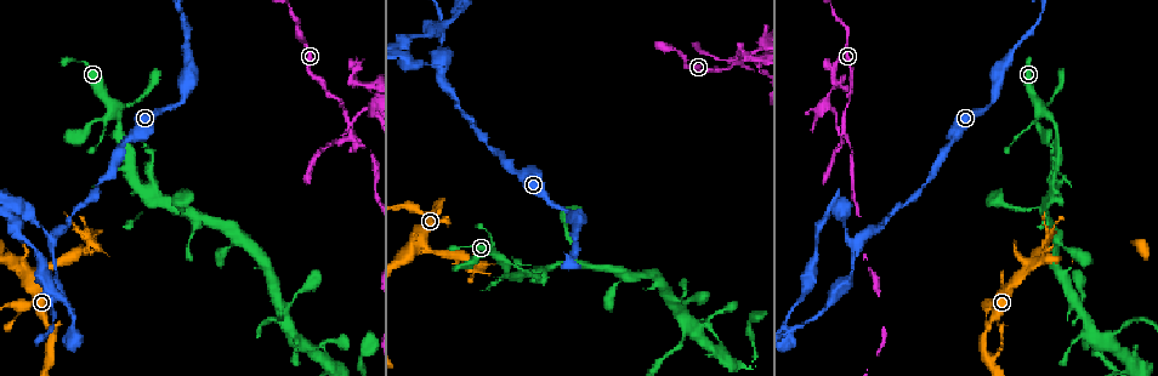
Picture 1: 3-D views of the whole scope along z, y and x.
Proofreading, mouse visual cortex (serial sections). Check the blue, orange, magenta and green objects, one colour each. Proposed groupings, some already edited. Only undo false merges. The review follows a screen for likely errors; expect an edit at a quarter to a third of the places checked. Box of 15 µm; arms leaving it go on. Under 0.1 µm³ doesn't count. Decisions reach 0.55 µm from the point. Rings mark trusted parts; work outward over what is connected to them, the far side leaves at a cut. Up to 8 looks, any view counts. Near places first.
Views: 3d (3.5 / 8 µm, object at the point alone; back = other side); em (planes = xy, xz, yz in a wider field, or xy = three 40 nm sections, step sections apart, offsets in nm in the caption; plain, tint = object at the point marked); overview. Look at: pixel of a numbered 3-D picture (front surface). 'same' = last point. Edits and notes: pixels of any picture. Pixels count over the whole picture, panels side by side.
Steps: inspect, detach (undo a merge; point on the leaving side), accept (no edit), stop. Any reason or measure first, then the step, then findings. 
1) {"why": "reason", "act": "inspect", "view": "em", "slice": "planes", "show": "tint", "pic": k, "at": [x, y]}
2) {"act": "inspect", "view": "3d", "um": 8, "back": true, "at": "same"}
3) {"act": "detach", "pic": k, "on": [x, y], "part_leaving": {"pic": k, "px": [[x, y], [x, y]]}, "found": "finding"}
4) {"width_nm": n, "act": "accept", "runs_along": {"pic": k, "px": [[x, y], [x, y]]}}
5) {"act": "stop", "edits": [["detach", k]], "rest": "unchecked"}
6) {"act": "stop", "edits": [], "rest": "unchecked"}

{"why": "three arms meet", "act": "inspect", "view": "3d", "um": 3.5, "pic": 1, "at": [737, 60]}

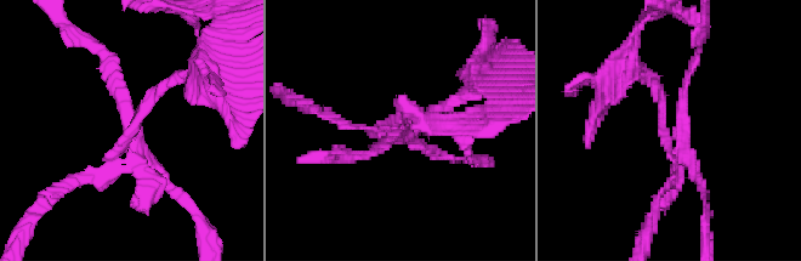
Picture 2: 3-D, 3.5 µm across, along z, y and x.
{"act": "detach", "pic": 2, "on": [152, 199], "part_leaving": {"pic": 2, "px": [[128, 138], [160, 86], [205, 68]]}, "found": "a second cell is stuck on"}

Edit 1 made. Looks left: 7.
{"why": "see it whole again", "act": "inspect", "view": "overview"}

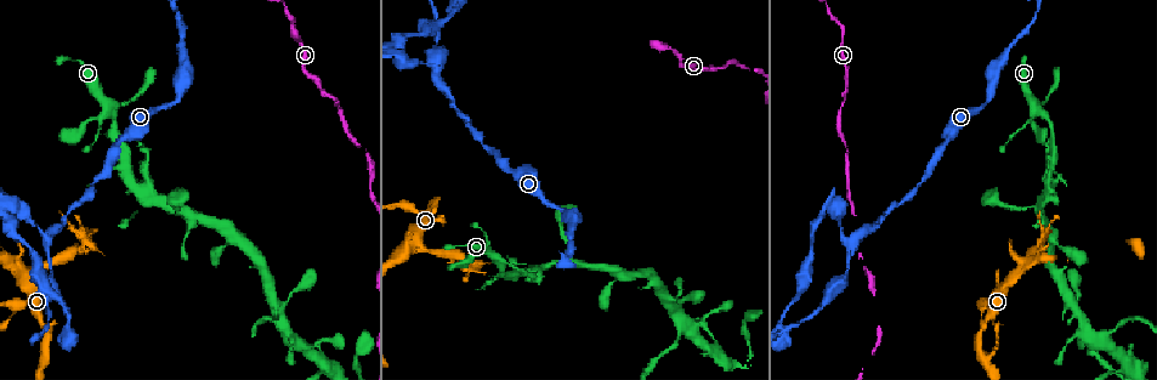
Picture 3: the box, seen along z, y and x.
{"why": "sharp bend", "act": "inspect", "view": "3d", "um": 3.5, "pic": 3, "at": [139, 187]}

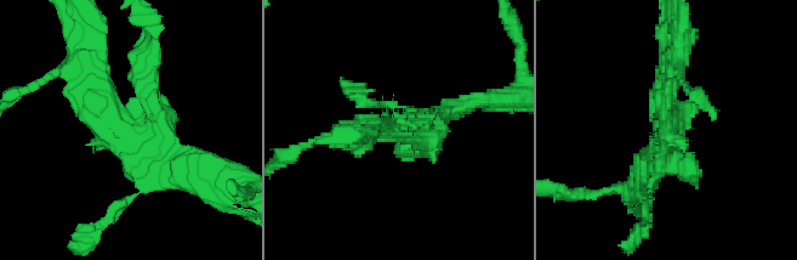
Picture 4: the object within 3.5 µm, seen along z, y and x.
{"why": "now the EM", "act": "inspect", "view": "em", "slice": "xy", "step": 5, "show": "plain", "pic": 4, "at": [132, 131]}

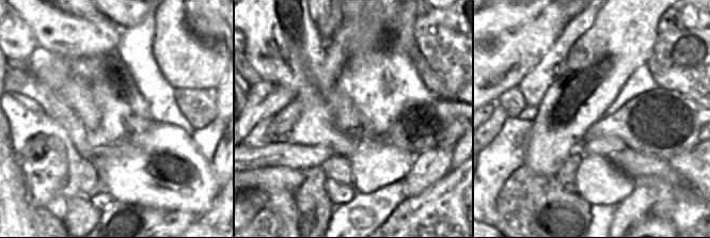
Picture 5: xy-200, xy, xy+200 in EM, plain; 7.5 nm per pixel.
{"act": "inspect", "view": "em", "slice": "xy", "step": 5, "show": "tint", "at": "same"}

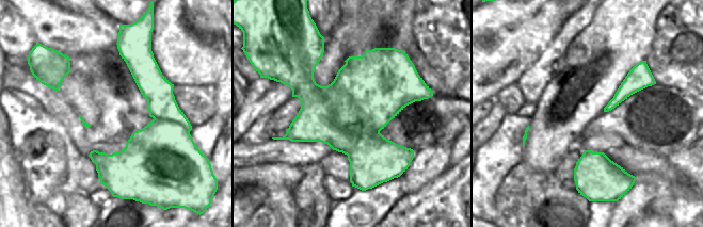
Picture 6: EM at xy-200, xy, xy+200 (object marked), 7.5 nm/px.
{"act": "detach", "pic": 4, "on": [153, 80], "part_leaving": {"pic": 4, "px": [[141, 122], [152, 109], [152, 28]]}, "found": "a second cell is stuck on"}

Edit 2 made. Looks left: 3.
{"act": "inspect", "view": "overview"}

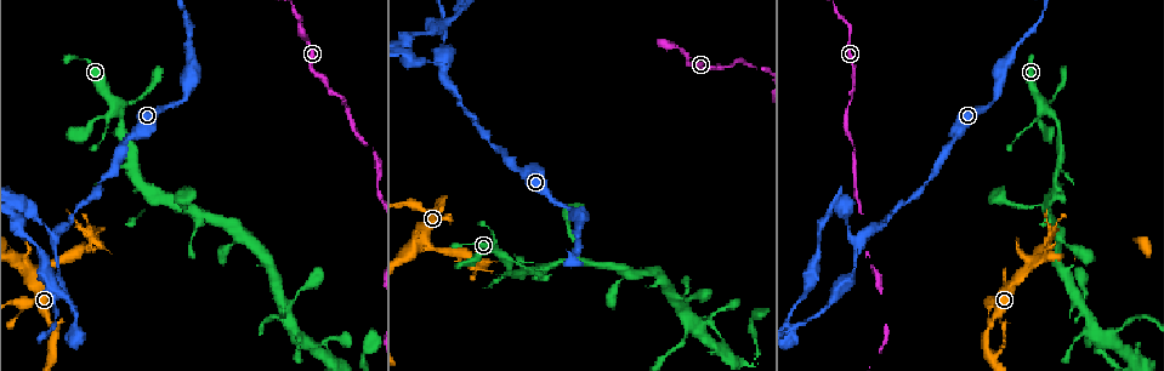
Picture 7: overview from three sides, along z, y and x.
{"why": "calibre changes", "act": "inspect", "view": "3d", "um": 3.5, "pic": 7, "at": [1048, 247]}

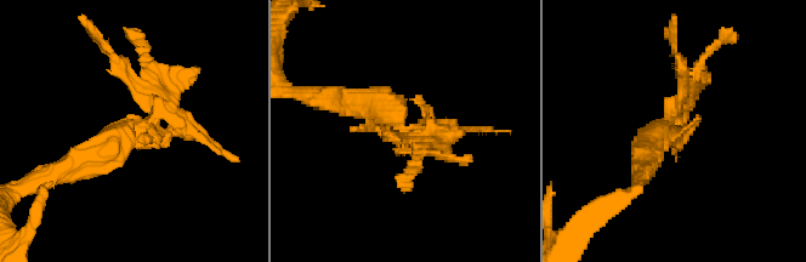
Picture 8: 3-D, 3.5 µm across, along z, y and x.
{"act": "inspect", "view": "em", "slice": "xy", "step": 3, "show": "tint", "pic": 8, "at": [398, 123]}

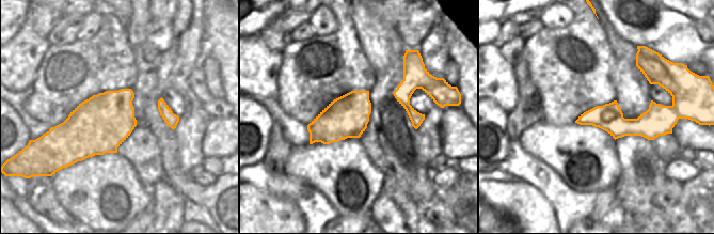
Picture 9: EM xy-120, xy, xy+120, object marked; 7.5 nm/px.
{"act": "detach", "pic": 8, "on": [169, 81], "found": "two cells meet here"}

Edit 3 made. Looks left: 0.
{"act": "stop", "edits": [["detach", 2], ["detach", 4], ["detach", 8]], "rest": "unchecked"}

